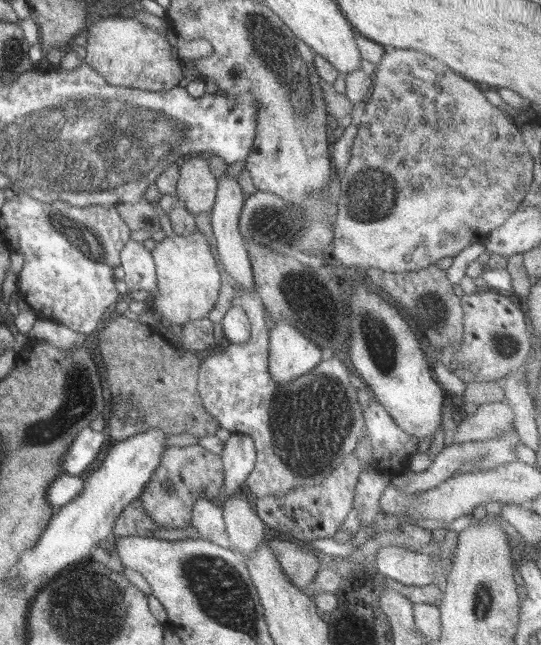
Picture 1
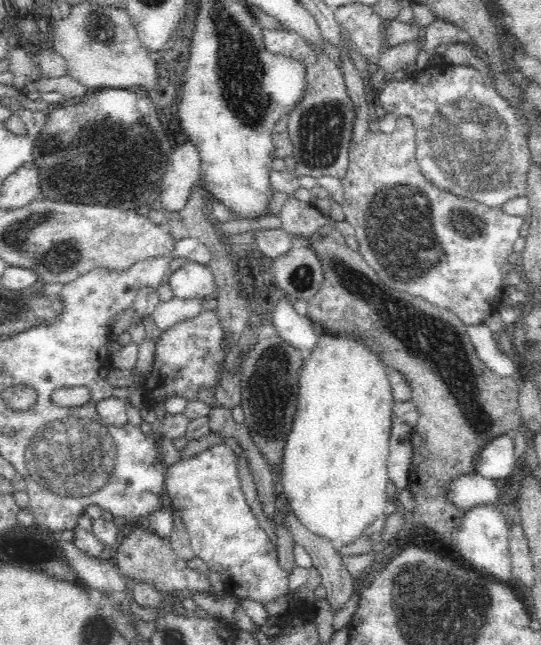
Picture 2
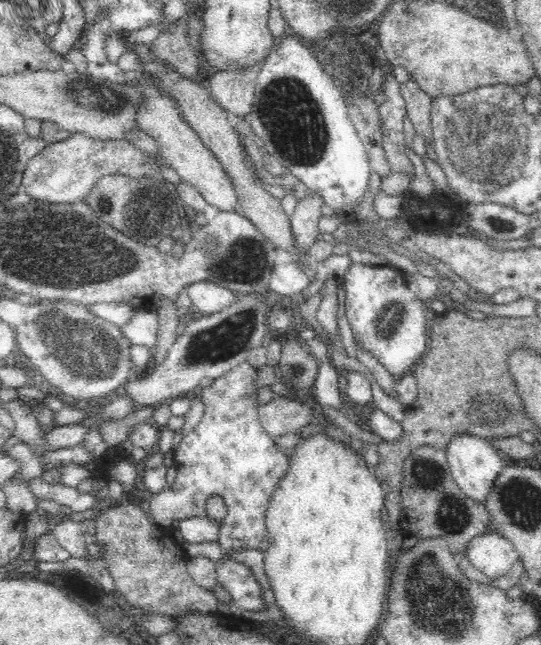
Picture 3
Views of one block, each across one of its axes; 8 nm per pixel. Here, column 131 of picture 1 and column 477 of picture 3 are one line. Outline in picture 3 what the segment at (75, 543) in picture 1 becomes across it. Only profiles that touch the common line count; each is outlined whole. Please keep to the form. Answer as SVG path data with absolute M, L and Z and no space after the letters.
M470 434L457 435L444 450L448 467L462 492L472 500L484 505L489 490L494 486L496 478L504 468L502 463L504 460L500 458L500 454L490 443Z

